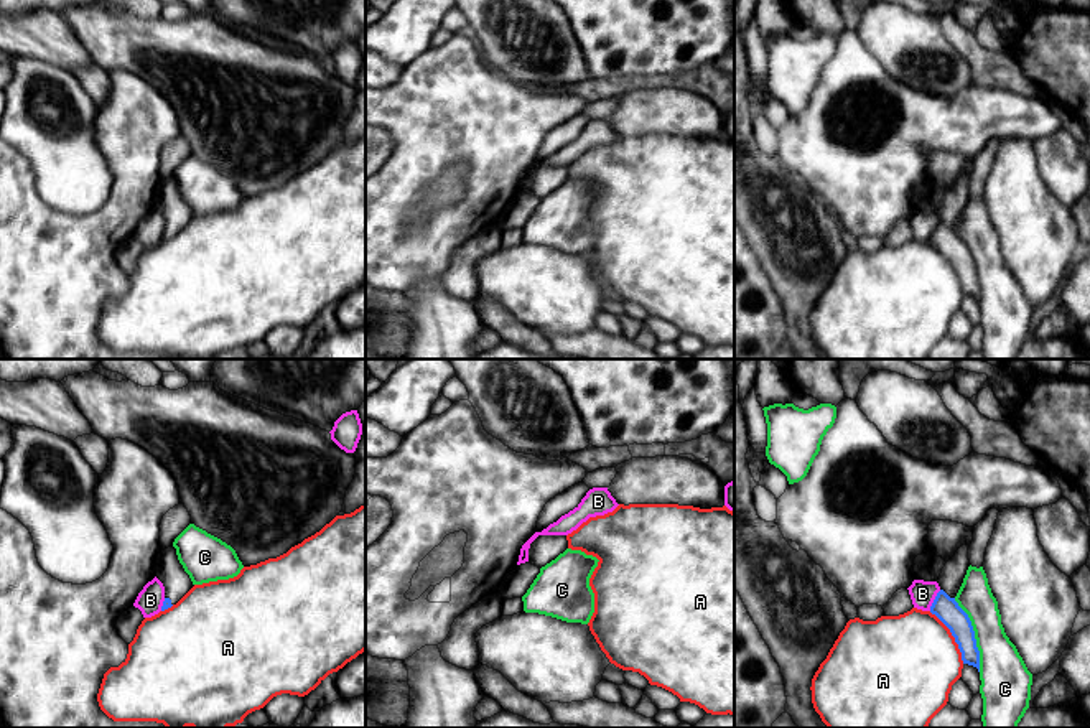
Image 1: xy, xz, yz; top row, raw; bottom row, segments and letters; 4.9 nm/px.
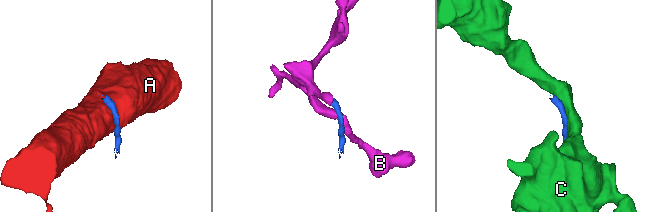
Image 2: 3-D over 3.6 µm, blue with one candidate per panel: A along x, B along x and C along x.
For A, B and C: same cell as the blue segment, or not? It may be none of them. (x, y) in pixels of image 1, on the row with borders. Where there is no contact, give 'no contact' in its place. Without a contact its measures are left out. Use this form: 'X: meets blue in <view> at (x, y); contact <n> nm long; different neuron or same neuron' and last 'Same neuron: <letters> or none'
A: meets blue in yz at (952, 634); contact 300 nm long; different neuron
B: meets blue in yz at (934, 600); contact 120 nm long; different neuron
C: meets blue in yz at (973, 634); contact 380 nm long; different neuron
Same neuron: none

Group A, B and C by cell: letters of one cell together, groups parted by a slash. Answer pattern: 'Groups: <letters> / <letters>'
Groups: A / B / C

